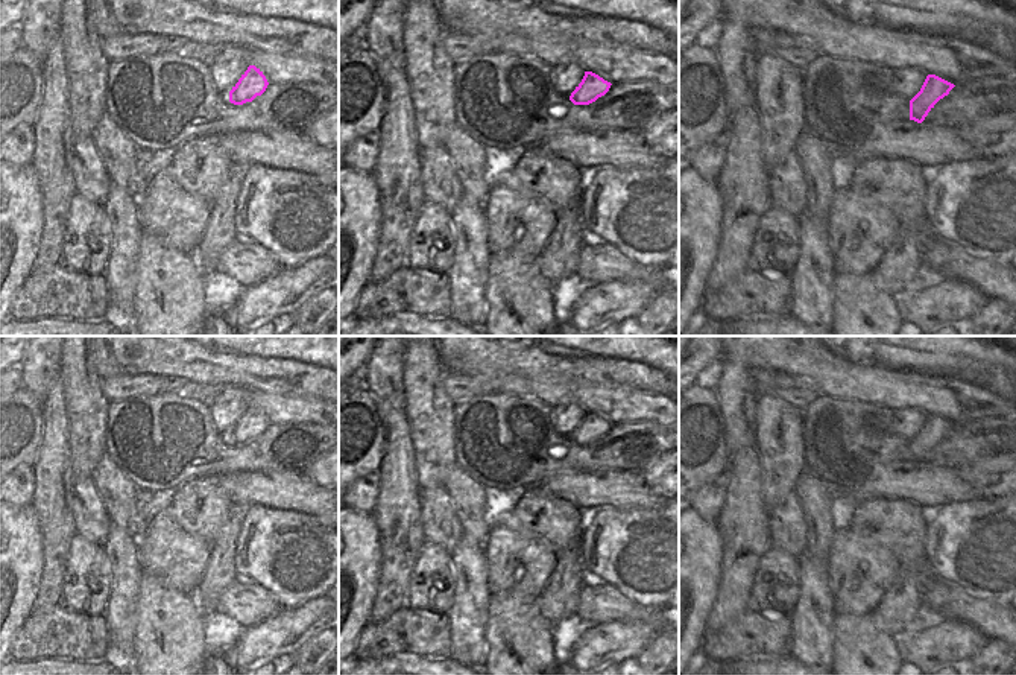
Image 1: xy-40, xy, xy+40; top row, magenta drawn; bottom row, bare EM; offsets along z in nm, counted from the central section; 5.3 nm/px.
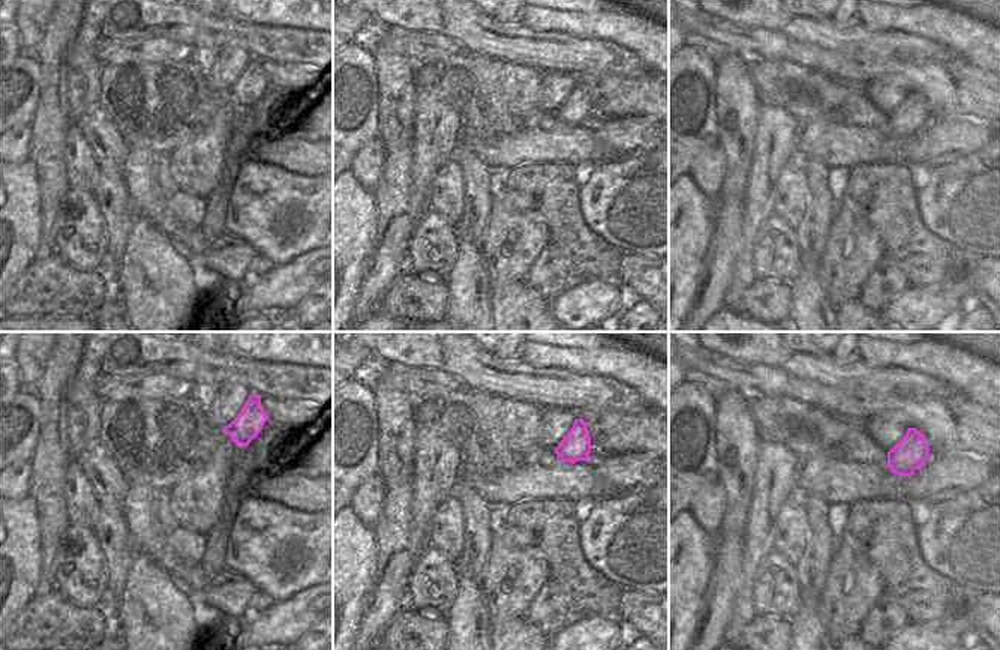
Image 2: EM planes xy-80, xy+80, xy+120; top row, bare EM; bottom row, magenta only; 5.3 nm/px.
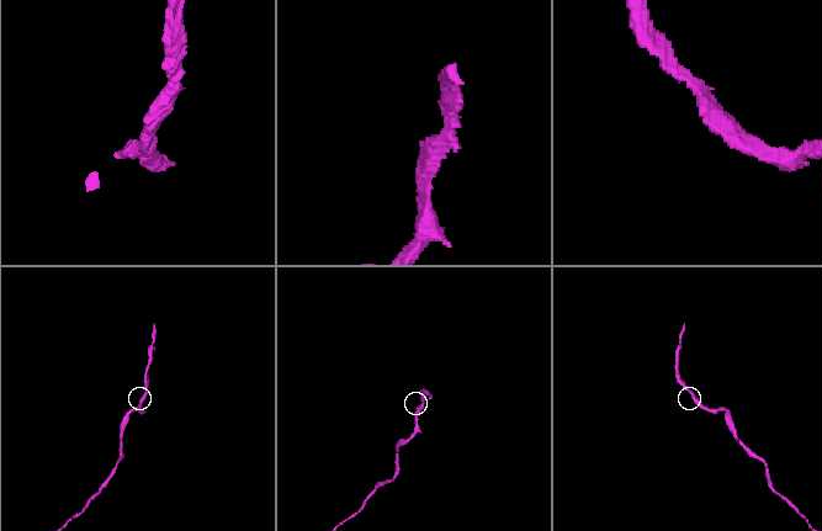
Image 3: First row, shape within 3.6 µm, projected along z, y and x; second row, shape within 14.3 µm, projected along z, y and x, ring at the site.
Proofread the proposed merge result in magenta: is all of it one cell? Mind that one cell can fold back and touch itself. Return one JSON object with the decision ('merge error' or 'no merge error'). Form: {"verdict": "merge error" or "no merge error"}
{"verdict": "merge error"}

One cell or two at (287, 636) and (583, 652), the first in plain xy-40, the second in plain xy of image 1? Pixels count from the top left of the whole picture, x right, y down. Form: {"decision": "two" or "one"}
{"decision": "one"}

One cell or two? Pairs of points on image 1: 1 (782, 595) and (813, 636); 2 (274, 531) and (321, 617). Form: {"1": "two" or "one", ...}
{"1": "two", "2": "two"}

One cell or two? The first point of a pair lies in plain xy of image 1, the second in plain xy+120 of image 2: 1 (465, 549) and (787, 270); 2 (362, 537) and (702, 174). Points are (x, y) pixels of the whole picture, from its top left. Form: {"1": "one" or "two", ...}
{"1": "two", "2": "two"}

